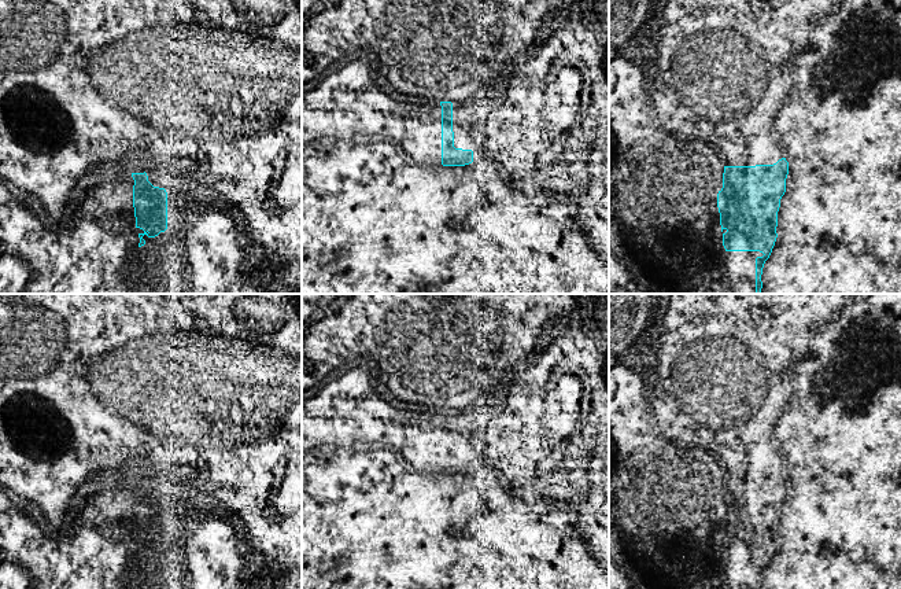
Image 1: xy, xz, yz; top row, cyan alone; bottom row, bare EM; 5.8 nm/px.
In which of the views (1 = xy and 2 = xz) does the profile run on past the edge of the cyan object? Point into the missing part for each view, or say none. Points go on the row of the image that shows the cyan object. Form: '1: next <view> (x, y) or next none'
1: next xy (239, 142)
2: next xz (530, 214)

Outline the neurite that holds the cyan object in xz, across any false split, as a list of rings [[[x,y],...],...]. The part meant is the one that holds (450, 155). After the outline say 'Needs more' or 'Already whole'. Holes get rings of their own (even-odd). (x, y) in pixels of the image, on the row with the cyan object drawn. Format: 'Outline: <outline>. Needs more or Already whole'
Outline: [[[576,0],[549,14],[542,23],[546,38],[527,47],[501,70],[487,67],[484,73],[488,78],[477,81],[472,67],[457,100],[413,103],[411,129],[399,137],[395,136],[395,100],[376,85],[370,67],[362,58],[324,77],[314,89],[302,92],[302,294],[314,294],[310,288],[320,287],[332,275],[333,266],[337,268],[344,294],[609,294],[609,0]]]. Needs more

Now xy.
Outline: [[[237,0],[233,8],[233,23],[226,29],[213,26],[199,18],[193,22],[178,22],[178,129],[143,150],[139,161],[144,165],[144,173],[133,173],[133,162],[126,158],[115,159],[125,163],[123,172],[134,180],[133,200],[126,216],[136,221],[140,238],[139,247],[145,244],[143,236],[147,235],[151,244],[160,249],[159,257],[148,265],[148,270],[158,279],[156,287],[159,291],[155,294],[187,294],[184,238],[178,236],[176,251],[171,250],[171,242],[178,232],[178,207],[182,206],[187,211],[191,211],[196,205],[221,205],[235,213],[239,231],[245,235],[252,246],[263,249],[267,255],[266,268],[262,272],[267,273],[269,277],[277,277],[288,283],[293,287],[295,294],[302,294],[302,0],[283,0],[283,25],[285,27],[283,36],[288,40],[284,44],[254,37],[261,30],[261,0]]]. Needs more

